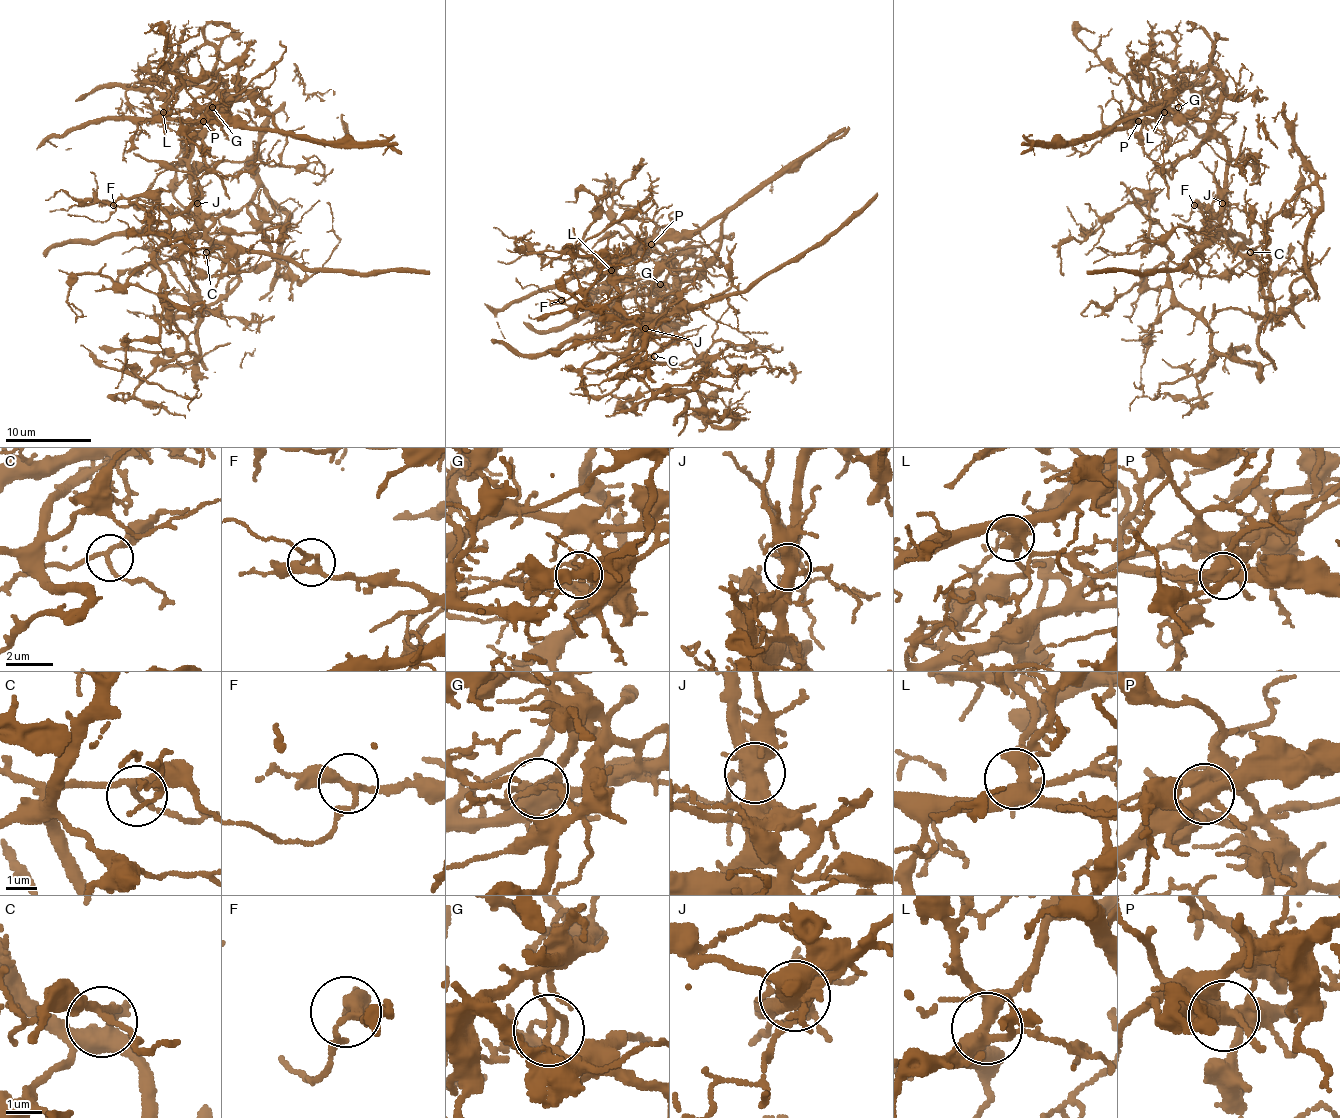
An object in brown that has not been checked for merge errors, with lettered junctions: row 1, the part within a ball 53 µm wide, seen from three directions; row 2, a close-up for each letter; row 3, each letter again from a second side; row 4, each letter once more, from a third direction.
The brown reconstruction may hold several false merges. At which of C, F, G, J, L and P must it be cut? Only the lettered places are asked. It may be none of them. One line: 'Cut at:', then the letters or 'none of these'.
Cut at: G, J, P

